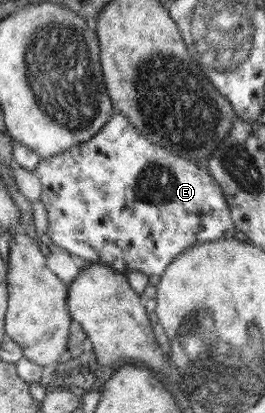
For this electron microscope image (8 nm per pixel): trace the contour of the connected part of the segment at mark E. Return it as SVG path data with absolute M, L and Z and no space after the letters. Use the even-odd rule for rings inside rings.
M119 112L113 113L113 118L101 128L97 136L93 136L93 138L88 141L79 143L77 146L69 148L68 151L61 152L61 154L52 156L51 158L42 158L37 163L34 173L41 181L40 200L43 201L47 210L47 234L49 238L51 238L52 243L75 256L81 257L81 260L85 262L104 264L122 275L139 270L139 272L143 272L143 274L147 276L150 274L161 276L165 268L169 266L169 263L172 263L181 252L186 251L186 248L191 247L192 244L217 239L233 239L236 232L236 226L233 224L224 192L220 190L220 184L217 184L217 181L210 173L205 169L199 168L193 161L187 160L147 140L136 128L133 128L127 121L127 118L122 116Z

